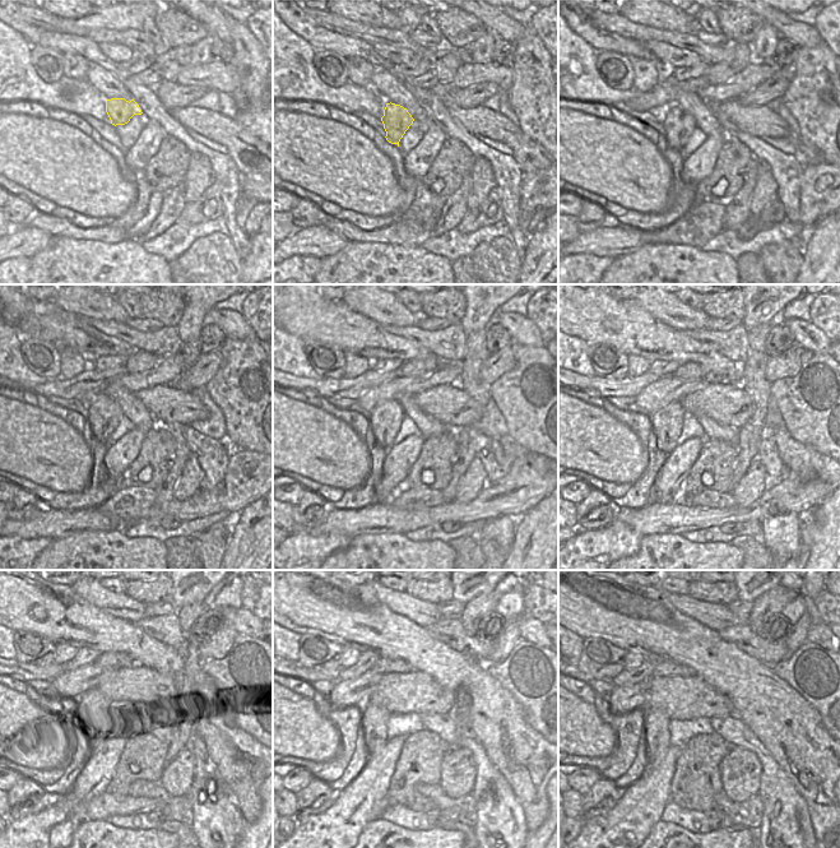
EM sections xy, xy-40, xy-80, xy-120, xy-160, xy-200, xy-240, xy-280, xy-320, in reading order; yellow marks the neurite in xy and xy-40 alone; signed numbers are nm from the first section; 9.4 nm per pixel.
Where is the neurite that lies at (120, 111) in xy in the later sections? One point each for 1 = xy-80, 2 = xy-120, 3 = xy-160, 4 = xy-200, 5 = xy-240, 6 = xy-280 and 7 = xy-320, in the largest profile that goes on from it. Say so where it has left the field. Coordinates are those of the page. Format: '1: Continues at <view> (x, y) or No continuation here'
1: Continues at xy-80 (678, 125)
2: Continues at xy-120 (103, 413)
3: Continues at xy-160 (385, 420)
4: Continues at xy-200 (668, 421)
5: Continues at xy-240 (93, 707)
6: Continues at xy-280 (375, 718)
7: Continues at xy-320 (655, 722).

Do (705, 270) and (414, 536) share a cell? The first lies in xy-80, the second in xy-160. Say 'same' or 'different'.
different

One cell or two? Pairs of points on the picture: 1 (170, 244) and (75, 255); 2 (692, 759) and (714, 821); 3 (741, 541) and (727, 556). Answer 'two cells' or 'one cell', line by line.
1: two cells
2: one cell
3: two cells

